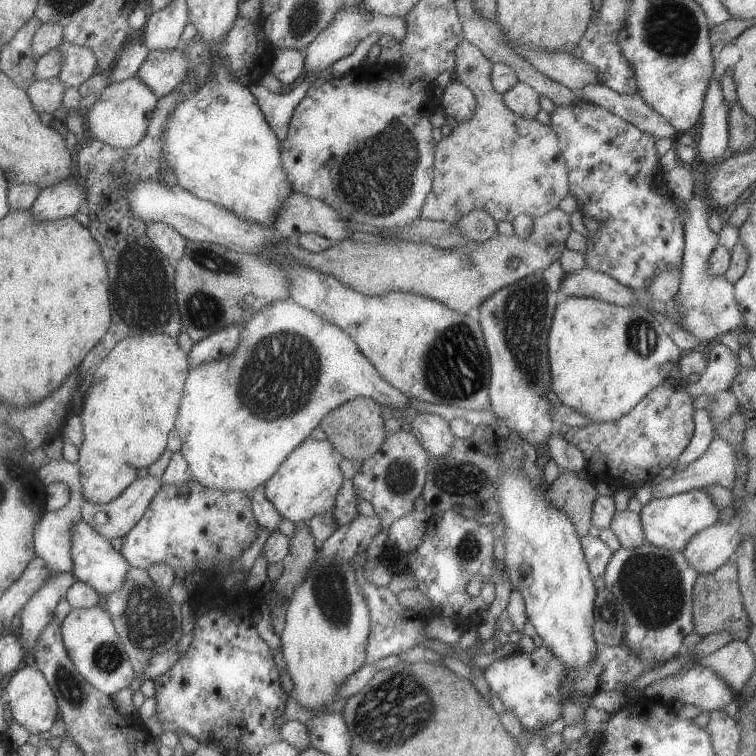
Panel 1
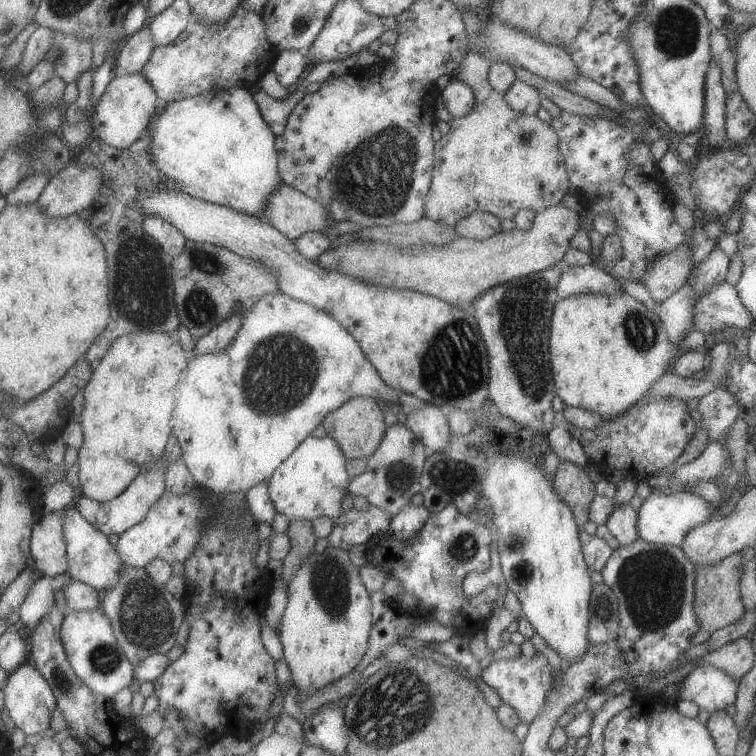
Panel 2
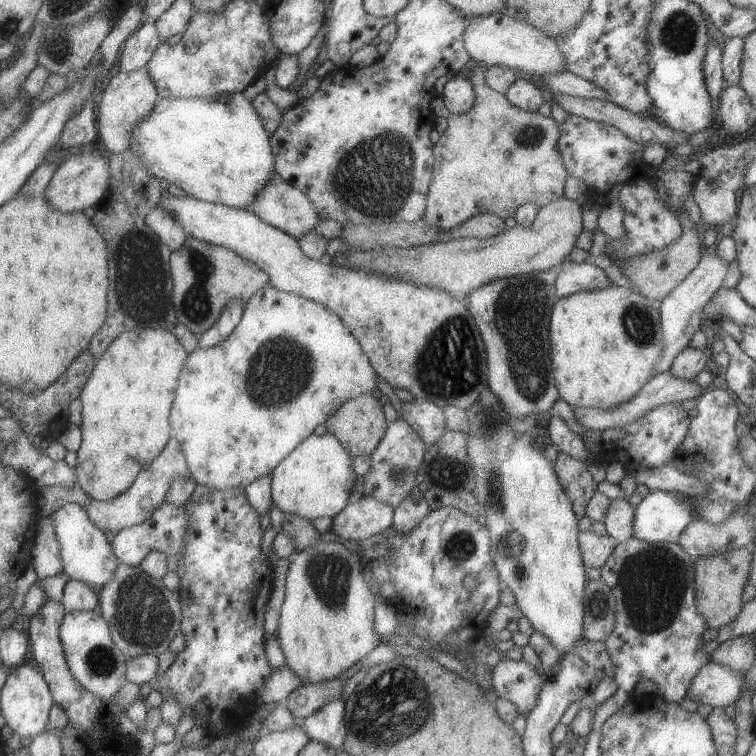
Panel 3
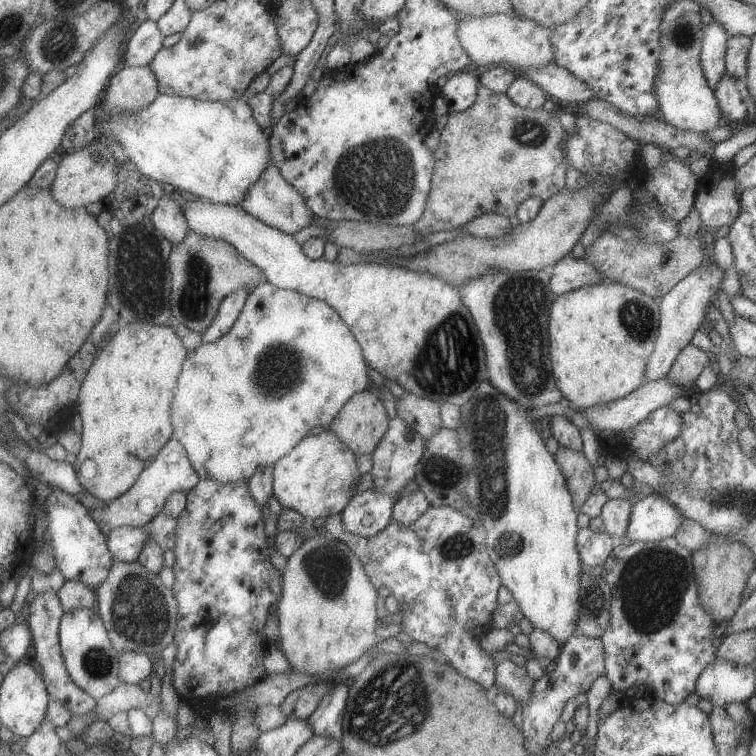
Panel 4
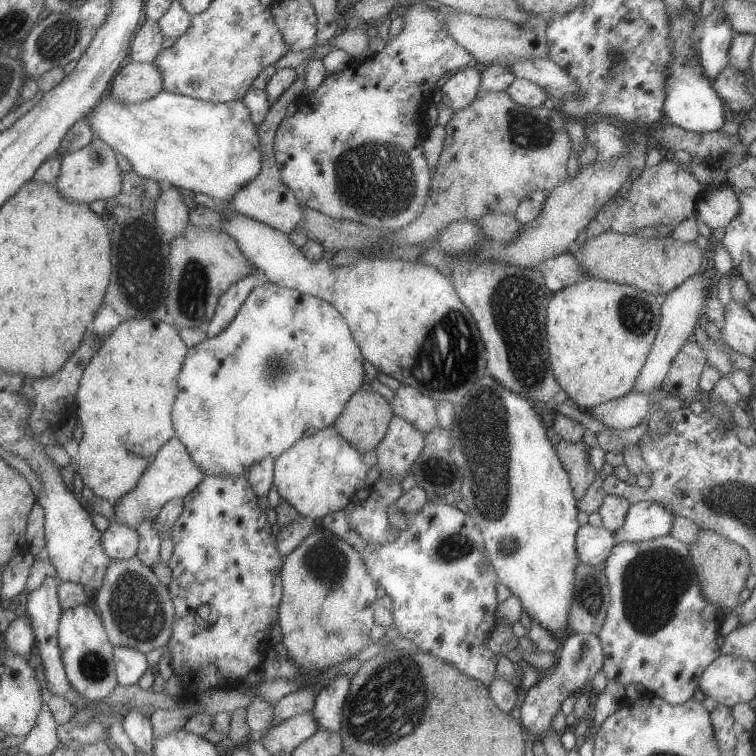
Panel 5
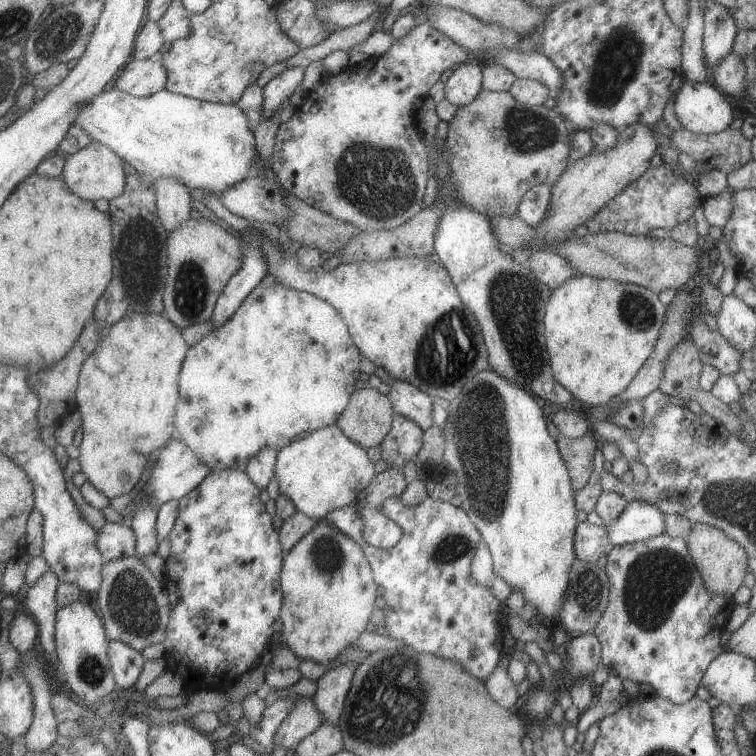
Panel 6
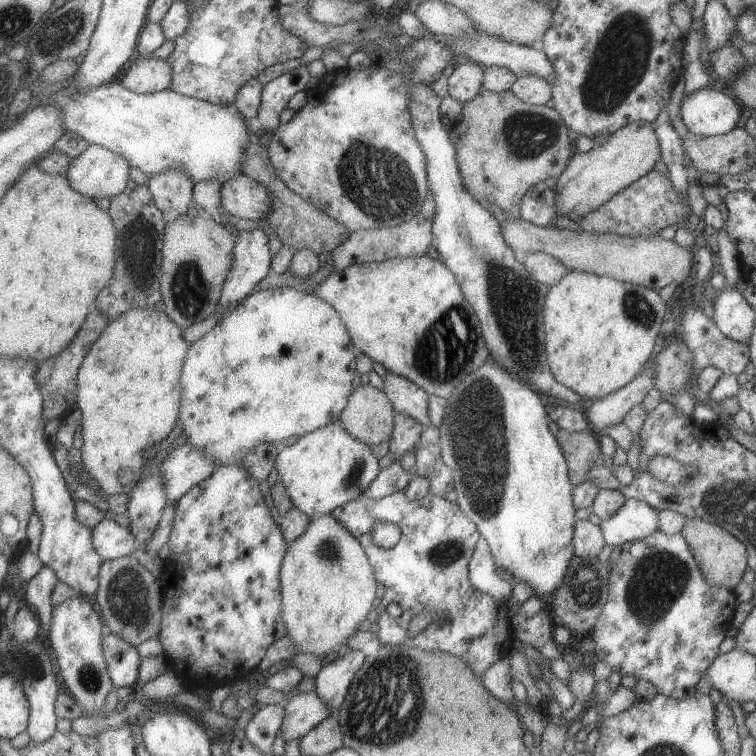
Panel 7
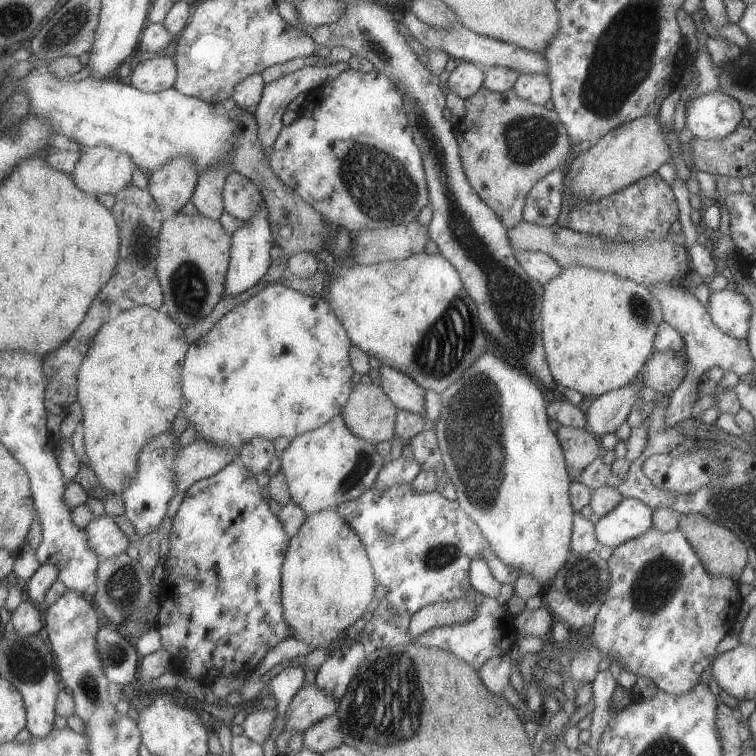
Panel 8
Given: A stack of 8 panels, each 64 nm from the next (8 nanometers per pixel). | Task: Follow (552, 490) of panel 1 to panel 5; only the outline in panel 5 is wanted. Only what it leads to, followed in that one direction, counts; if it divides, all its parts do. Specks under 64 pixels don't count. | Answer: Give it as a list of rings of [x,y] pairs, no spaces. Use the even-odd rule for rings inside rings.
[[[565,439],[557,442],[556,456],[567,474],[572,494],[577,500],[594,480],[594,468],[589,463],[588,453],[582,441],[573,443]]]

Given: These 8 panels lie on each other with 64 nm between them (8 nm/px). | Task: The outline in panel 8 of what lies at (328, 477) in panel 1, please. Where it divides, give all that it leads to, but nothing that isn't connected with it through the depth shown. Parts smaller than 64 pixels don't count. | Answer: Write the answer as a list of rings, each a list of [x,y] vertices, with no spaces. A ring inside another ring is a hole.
[[[340,414],[323,426],[292,438],[279,459],[279,471],[283,472],[290,499],[306,515],[355,500],[362,492],[373,487],[383,464],[375,445],[351,434]]]

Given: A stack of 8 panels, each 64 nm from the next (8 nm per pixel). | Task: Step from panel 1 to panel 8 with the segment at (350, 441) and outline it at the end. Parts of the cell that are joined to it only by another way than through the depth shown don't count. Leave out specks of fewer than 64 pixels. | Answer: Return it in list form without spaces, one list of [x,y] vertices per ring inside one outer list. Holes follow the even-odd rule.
[[[357,382],[340,415],[351,434],[377,444],[392,439],[397,411],[380,385]]]

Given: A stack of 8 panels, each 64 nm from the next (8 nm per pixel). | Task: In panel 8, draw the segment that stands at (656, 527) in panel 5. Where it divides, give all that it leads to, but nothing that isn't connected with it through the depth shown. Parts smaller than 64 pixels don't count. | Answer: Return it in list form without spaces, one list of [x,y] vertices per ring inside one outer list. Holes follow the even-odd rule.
[[[623,499],[594,525],[599,547],[615,548],[618,544],[643,536],[653,527],[653,512],[637,499]]]

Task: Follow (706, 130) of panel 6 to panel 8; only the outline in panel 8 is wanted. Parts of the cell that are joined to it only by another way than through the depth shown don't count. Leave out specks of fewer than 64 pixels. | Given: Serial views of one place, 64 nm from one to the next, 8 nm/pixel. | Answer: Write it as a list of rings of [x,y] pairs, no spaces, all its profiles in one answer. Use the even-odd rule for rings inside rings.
[[[716,89],[686,103],[684,125],[694,138],[719,140],[738,127],[742,110],[737,100]]]

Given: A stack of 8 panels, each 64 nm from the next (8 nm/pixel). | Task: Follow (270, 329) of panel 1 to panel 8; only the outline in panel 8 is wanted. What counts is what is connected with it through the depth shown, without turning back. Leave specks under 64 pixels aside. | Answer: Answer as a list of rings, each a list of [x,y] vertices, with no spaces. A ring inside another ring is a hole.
[[[278,281],[269,282],[261,288],[254,296],[250,296],[245,302],[241,302],[226,312],[201,338],[188,344],[181,372],[181,404],[180,410],[187,420],[187,424],[194,429],[195,440],[207,440],[211,444],[217,444],[221,448],[233,448],[235,452],[249,442],[251,438],[259,436],[265,440],[273,441],[277,437],[295,438],[300,434],[315,430],[329,422],[334,416],[342,411],[347,402],[350,390],[352,389],[352,376],[354,373],[349,362],[349,348],[352,343],[341,326],[341,322],[329,305],[321,297],[311,297],[299,293]]]

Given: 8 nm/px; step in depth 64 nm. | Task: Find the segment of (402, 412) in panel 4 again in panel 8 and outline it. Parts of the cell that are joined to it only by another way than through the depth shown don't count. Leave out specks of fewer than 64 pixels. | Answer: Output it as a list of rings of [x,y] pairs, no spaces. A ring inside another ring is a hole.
[[[381,365],[378,372],[380,387],[395,408],[426,418],[425,390],[423,388],[415,384],[407,374],[399,372],[395,368]]]

